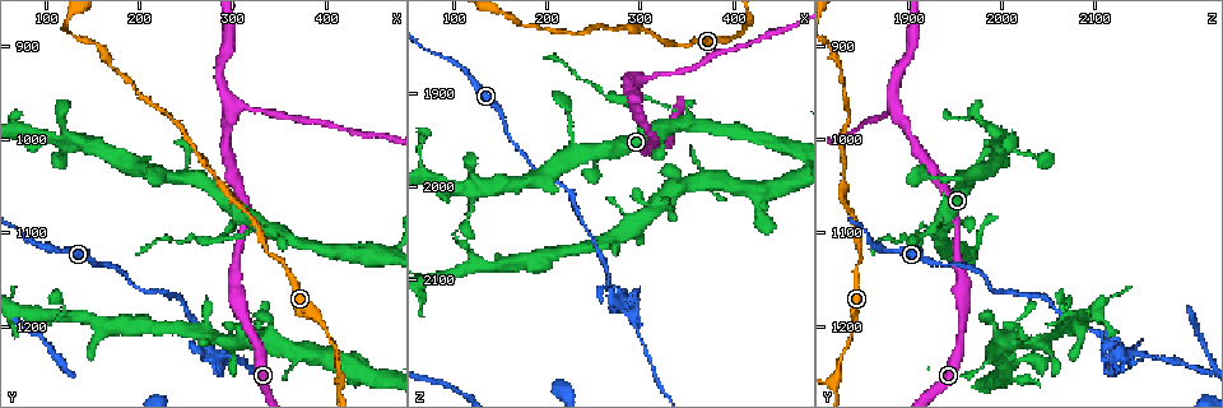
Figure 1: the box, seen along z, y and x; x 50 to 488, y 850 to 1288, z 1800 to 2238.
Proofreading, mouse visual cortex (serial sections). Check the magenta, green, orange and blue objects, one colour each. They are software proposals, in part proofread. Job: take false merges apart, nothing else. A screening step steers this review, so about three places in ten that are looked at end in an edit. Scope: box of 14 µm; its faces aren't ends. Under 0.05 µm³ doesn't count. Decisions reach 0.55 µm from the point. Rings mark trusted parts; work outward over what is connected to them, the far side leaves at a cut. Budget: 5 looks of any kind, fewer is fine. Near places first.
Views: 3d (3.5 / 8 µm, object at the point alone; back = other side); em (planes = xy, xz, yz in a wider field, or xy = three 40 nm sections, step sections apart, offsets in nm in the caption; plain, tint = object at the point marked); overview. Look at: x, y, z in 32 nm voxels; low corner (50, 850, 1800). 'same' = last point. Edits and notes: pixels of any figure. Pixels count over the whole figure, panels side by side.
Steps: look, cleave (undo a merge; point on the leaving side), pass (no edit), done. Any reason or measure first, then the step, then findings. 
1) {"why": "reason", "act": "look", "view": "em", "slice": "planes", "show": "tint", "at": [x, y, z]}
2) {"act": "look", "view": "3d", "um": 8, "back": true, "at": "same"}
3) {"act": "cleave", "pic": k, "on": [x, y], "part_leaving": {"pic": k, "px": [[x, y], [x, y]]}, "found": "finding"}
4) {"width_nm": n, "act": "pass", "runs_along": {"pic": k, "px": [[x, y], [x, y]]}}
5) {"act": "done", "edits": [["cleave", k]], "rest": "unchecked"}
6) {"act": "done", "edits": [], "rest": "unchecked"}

{"why": "branch point", "act": "look", "view": "3d", "um": 8, "at": [280, 1230, 2130]}

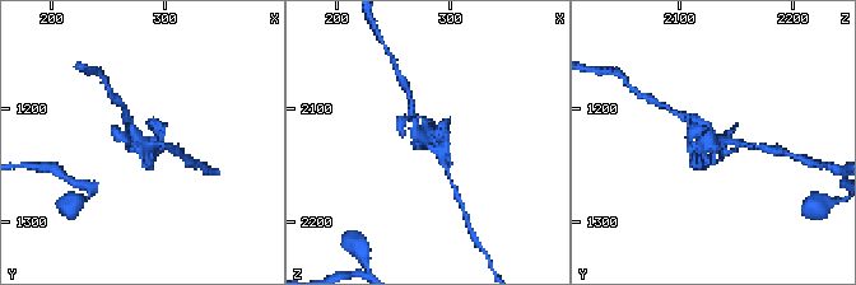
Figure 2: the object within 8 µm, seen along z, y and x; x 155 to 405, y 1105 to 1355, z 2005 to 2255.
{"why": "need the tissue", "act": "look", "view": "em", "slice": "xy", "step": 1, "show": "tint", "at": [278, 1230, 2128]}

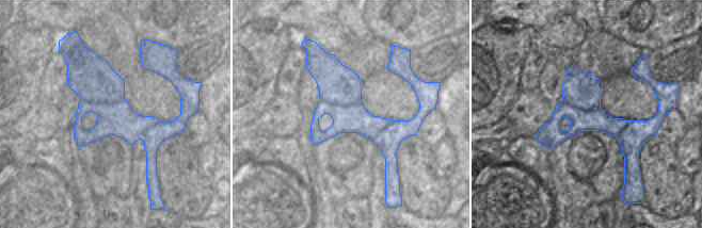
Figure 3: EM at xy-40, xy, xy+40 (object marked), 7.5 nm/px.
{"act": "cleave", "pic": 2, "on": [440, 129], "border": {"pic": 3, "px": [[124, 98], [115, 102], [80, 101]]}, "found": "two cells meet here"}

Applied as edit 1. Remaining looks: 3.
{"why": "three arms meet", "act": "look", "view": "3d", "um": 3.5, "at": [305, 965, 1885]}

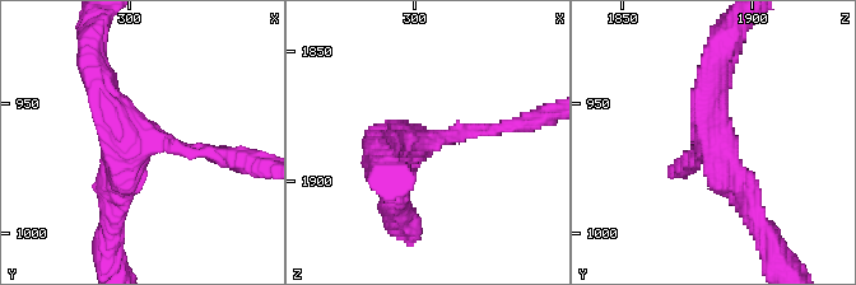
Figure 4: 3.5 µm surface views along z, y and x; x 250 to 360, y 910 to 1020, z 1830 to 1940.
{"arms": 3, "arm_widths_nm": [150, 300, 350], "why": "need the tissue", "act": "look", "view": "em", "slice": "xy", "step": 2, "show": "tint", "at": [301, 966, 1884]}

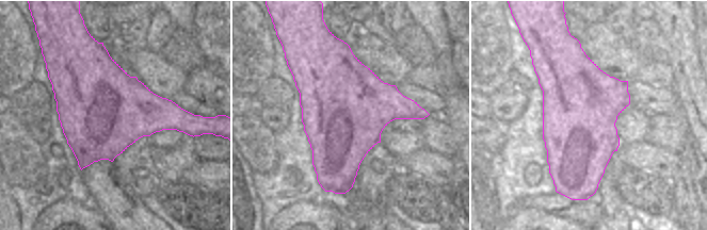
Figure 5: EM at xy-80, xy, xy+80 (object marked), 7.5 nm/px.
{"act": "pass", "runs_along": {"pic": 4, "px": [[754, 215], [711, 145], [715, 71]]}, "found": "all the same cell"}

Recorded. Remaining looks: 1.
{"act": "done", "edits": [["cleave", 2]], "rest": "unchecked"}

